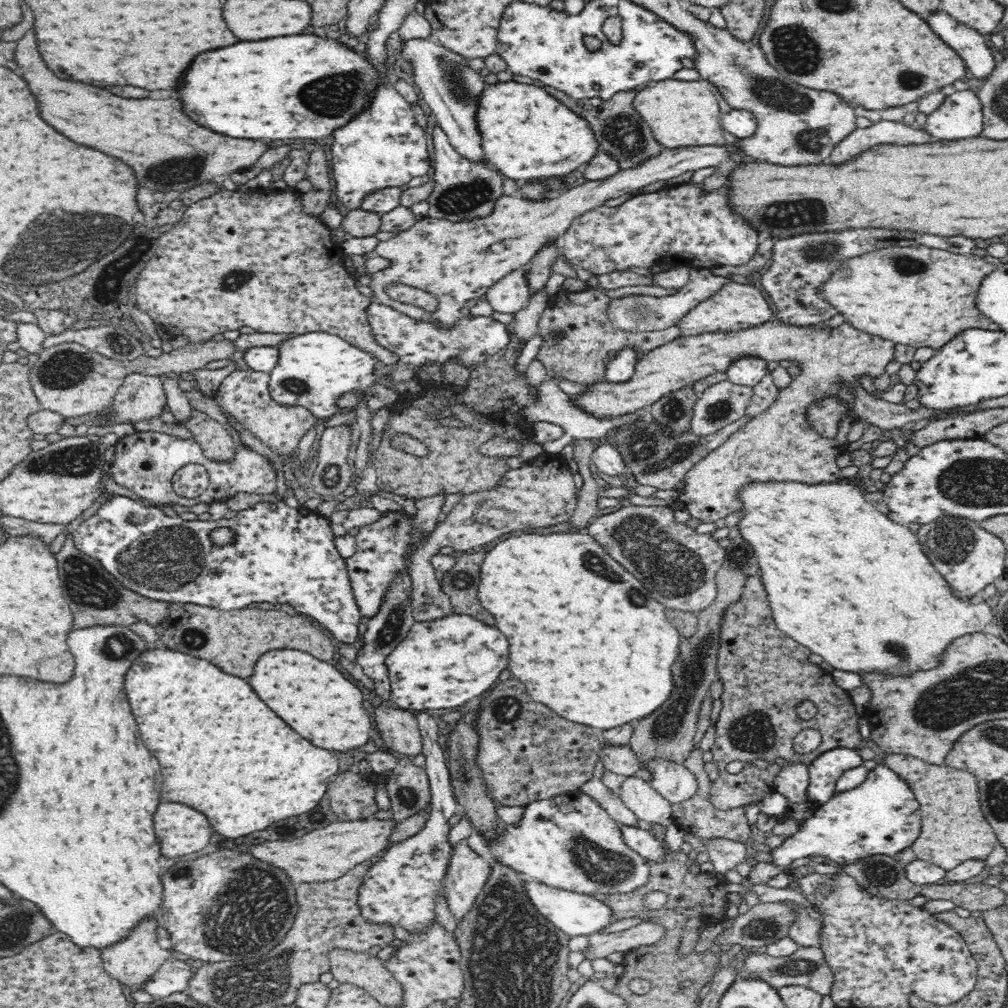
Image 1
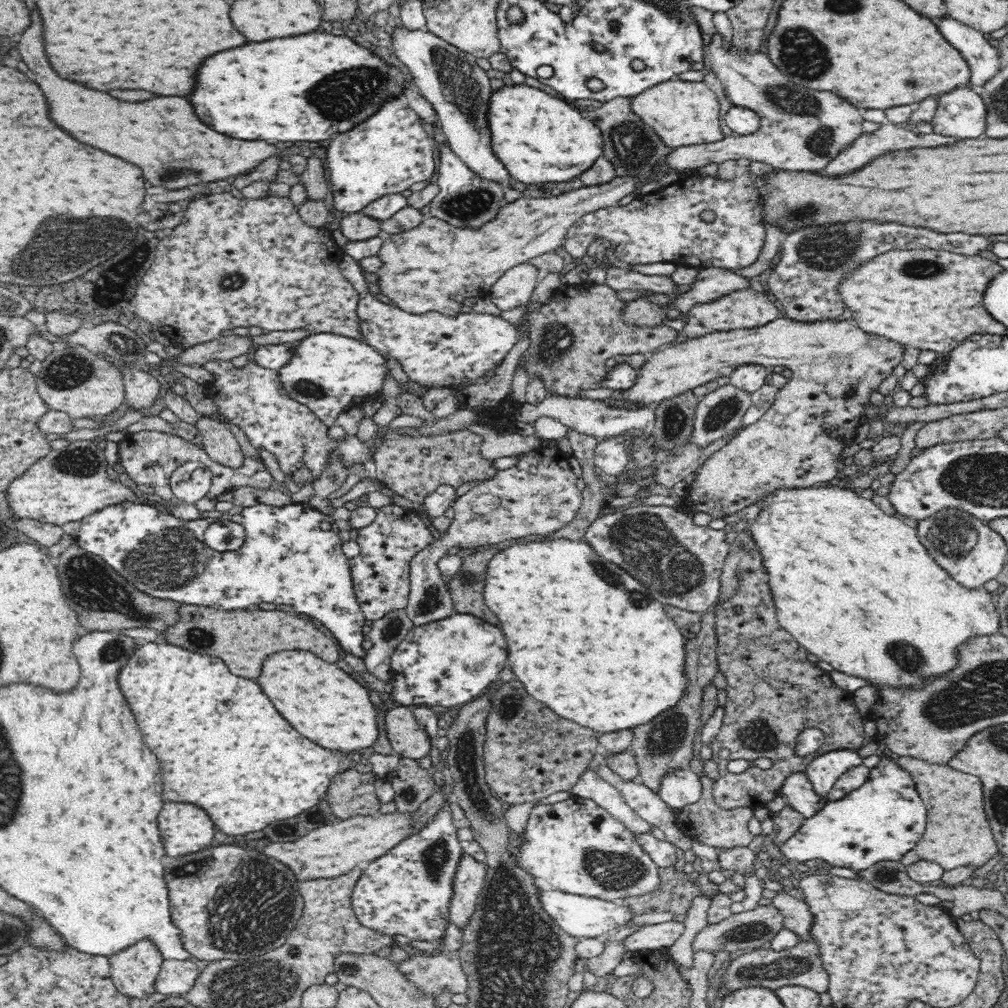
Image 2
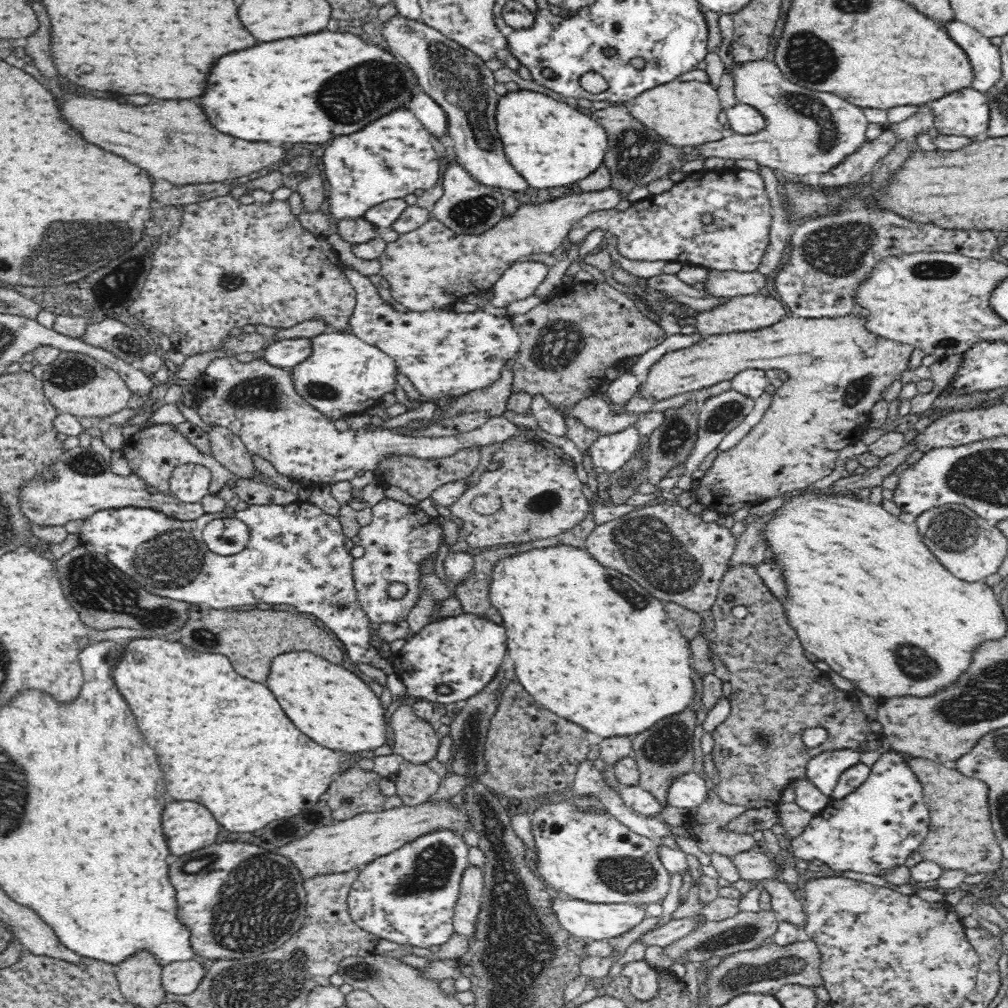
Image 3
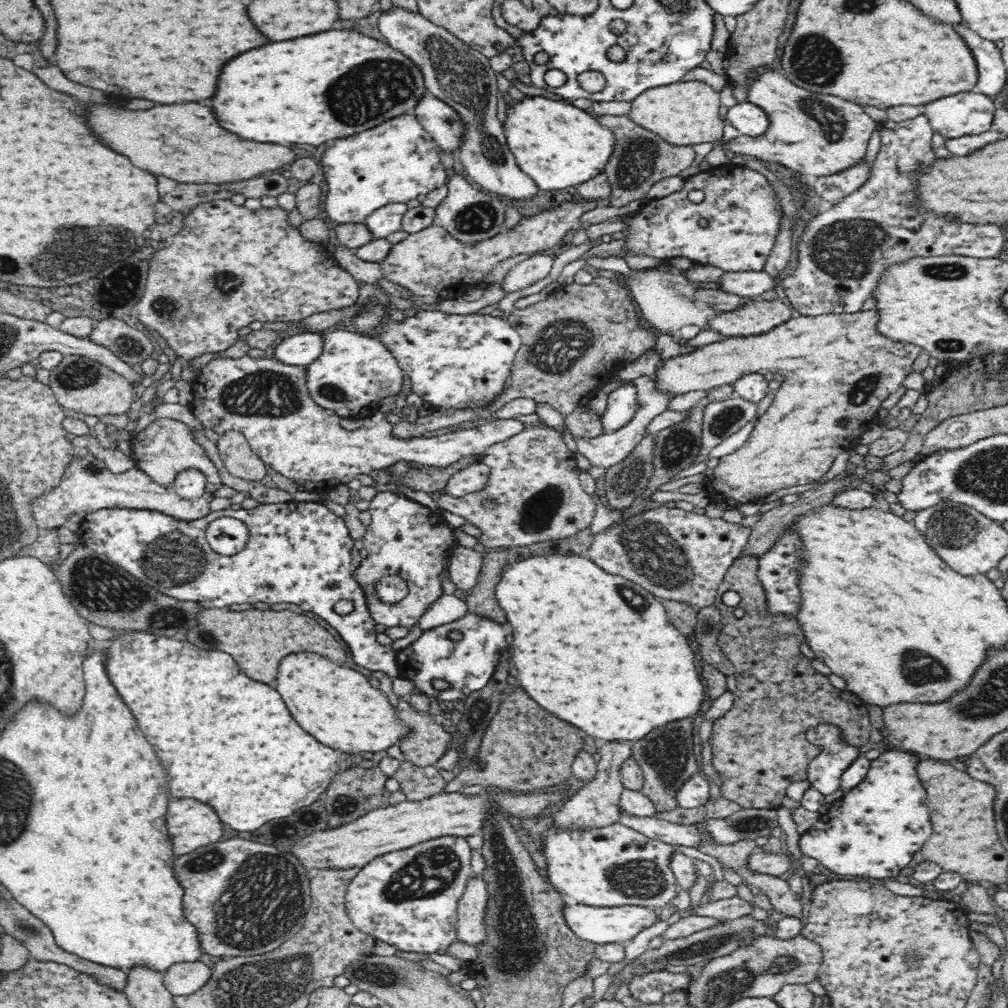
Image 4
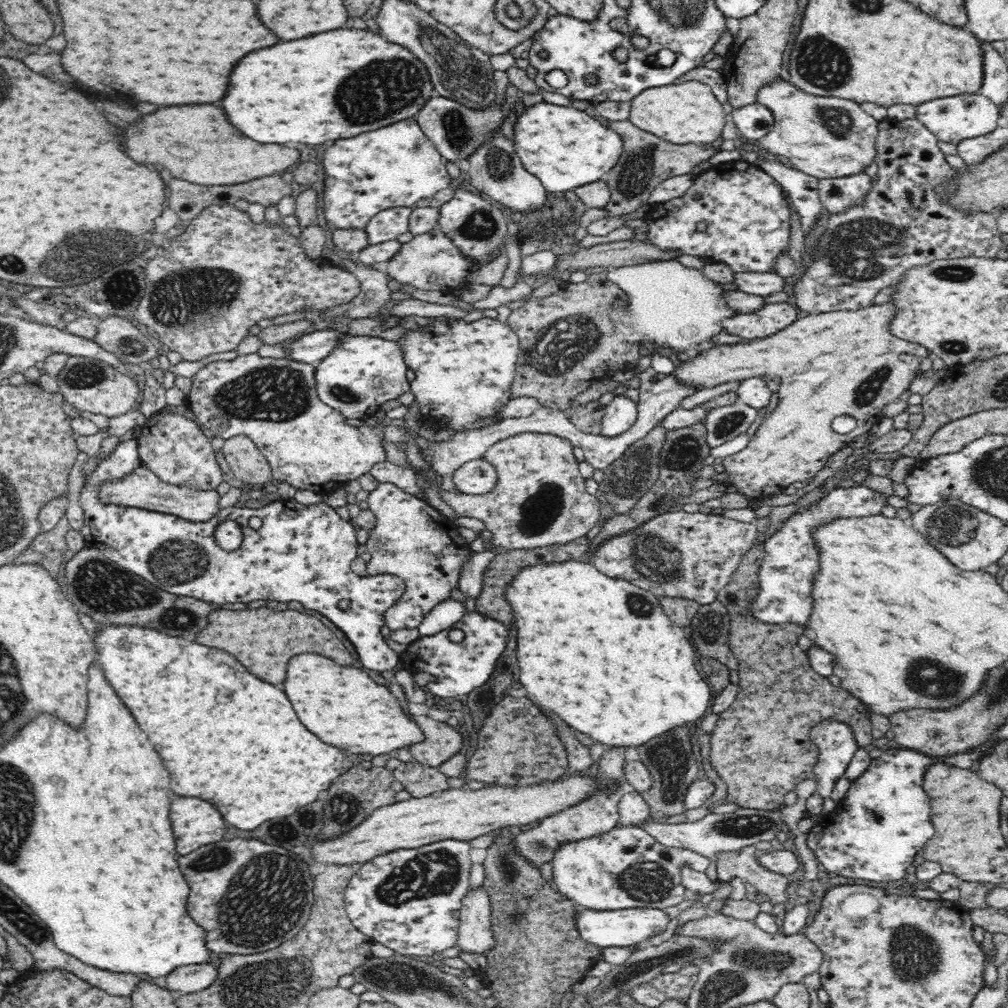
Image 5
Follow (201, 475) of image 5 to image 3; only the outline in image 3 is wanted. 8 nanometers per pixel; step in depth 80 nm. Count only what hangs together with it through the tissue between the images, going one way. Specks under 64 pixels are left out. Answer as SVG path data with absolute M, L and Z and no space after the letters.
M173 424L150 425L126 439L121 450L124 458L128 460L132 475L139 476L144 482L164 493L170 493L169 480L172 471L180 465L194 463L208 468L212 475L209 494L215 494L222 490L228 484L228 480L235 480L237 477L225 466L222 466L212 455L206 455L198 451L196 446L192 445Z

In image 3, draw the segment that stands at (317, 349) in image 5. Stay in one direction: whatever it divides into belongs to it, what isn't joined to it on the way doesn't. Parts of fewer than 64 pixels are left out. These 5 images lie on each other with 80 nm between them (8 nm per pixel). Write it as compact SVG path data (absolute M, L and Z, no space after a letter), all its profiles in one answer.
M290 338L290 340L275 341L266 347L262 359L272 366L291 369L307 359L311 352L311 338Z

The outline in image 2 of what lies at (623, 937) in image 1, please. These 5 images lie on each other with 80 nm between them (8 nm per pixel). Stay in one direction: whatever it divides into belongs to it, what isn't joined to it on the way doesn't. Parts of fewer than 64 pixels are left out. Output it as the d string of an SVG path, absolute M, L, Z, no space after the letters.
M670 920L662 924L642 925L637 931L626 936L623 945L631 951L650 952L666 949L683 933L682 920Z

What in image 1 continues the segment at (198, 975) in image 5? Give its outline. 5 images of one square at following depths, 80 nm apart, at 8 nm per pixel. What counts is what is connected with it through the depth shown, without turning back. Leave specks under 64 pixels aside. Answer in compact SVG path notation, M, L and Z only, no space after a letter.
M168 958L143 984L143 991L156 998L186 992L192 975L192 968L186 960Z

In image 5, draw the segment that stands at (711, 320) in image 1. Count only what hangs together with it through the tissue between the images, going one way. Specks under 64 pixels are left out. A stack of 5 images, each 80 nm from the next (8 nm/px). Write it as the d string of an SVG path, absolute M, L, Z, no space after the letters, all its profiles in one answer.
M764 303L761 309L751 313L736 313L730 318L725 318L721 324L725 332L738 336L748 341L750 339L761 339L773 335L782 329L785 329L798 318L798 310L795 305L789 303Z

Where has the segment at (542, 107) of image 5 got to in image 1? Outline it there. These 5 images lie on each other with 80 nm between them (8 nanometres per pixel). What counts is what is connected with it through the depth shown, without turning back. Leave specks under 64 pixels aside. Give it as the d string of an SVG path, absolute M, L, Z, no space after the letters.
M513 80L486 84L476 116L484 156L502 175L519 183L567 176L599 152L588 121L536 85Z

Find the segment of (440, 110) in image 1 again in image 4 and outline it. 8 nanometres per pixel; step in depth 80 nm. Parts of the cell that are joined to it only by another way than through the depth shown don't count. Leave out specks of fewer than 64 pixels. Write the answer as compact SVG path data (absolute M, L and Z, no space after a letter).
M394 5L388 12L382 12L377 25L384 42L410 58L421 70L427 92L453 108L463 120L460 159L466 174L486 192L514 201L532 200L537 195L538 185L518 167L515 156L508 149L503 125L496 117L498 80L488 63L489 58L468 47L445 28L432 24L419 12Z

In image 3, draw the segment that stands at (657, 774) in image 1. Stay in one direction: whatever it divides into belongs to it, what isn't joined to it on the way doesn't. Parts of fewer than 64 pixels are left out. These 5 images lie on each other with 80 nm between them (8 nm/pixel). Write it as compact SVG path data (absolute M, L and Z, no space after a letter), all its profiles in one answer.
M693 770L679 776L668 787L666 802L676 808L692 808L702 804L707 797L708 780Z

